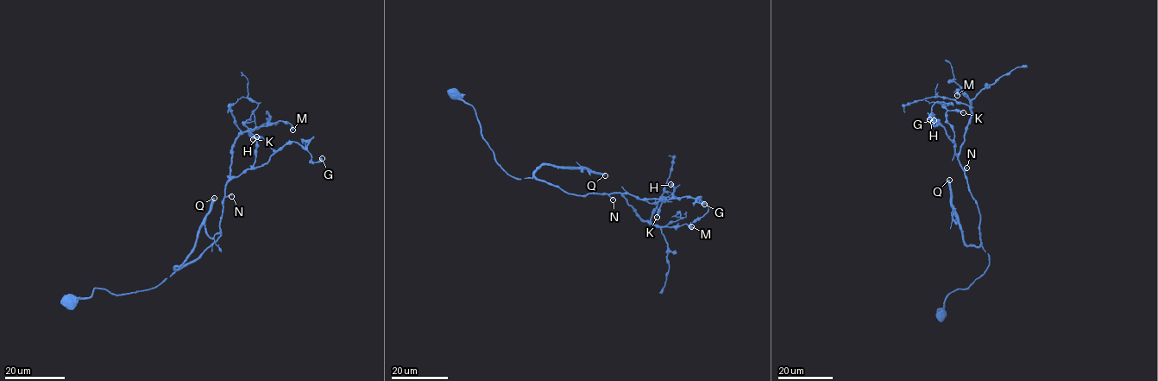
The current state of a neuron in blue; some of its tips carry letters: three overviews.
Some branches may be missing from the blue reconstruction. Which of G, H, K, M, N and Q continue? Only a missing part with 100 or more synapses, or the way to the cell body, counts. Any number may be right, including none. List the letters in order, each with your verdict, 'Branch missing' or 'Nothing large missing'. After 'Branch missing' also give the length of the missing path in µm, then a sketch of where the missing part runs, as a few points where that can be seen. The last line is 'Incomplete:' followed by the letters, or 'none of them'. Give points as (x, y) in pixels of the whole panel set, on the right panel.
G: Nothing large missing
H: Nothing large missing
K: Nothing large missing
M: Nothing large missing
N: Nothing large missing
Q: Branch missing. Missing length about 80 µm. Course of what is missing: (949, 180), (947, 173), (915, 147), (896, 83), (928, 45), (931, 36), (928, 33)
Incomplete: Q

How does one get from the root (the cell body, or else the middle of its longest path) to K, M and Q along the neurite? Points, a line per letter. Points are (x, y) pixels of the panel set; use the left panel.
K: (70, 300), (96, 288), (151, 288), (198, 257), (220, 235), (225, 186), (253, 166), (249, 131), (253, 139)
M: (70, 300), (96, 288), (120, 295), (151, 288), (191, 263), (220, 235), (236, 138), (280, 121), (292, 130)
Q: (70, 300), (88, 298), (96, 288), (120, 295), (158, 285), (186, 259), (214, 198)

